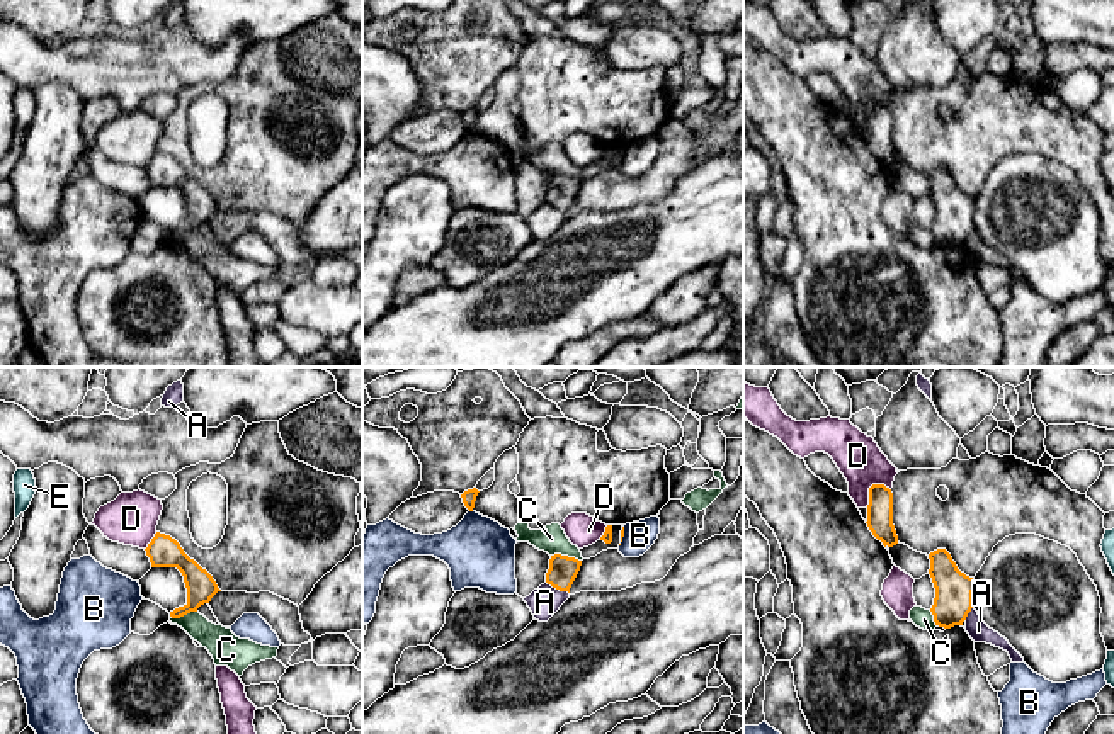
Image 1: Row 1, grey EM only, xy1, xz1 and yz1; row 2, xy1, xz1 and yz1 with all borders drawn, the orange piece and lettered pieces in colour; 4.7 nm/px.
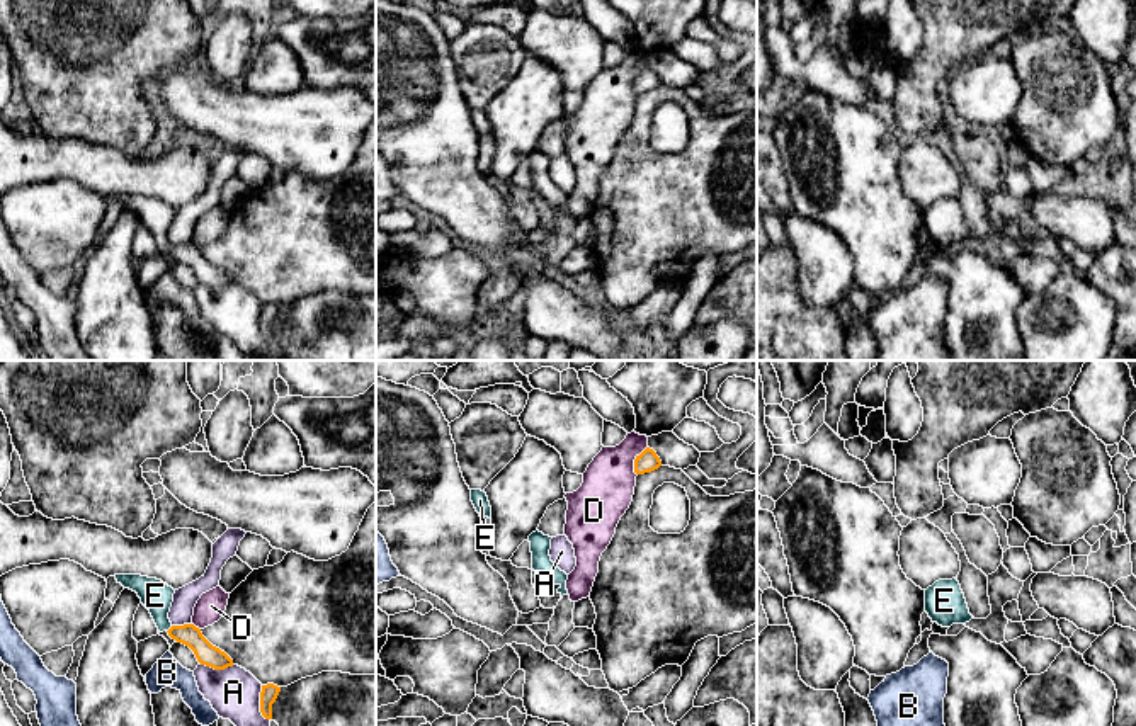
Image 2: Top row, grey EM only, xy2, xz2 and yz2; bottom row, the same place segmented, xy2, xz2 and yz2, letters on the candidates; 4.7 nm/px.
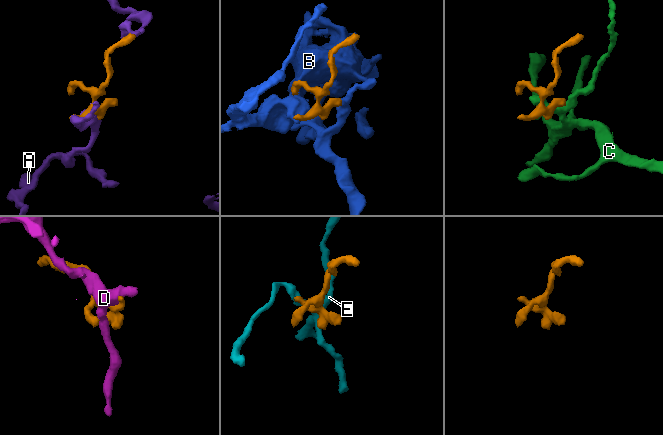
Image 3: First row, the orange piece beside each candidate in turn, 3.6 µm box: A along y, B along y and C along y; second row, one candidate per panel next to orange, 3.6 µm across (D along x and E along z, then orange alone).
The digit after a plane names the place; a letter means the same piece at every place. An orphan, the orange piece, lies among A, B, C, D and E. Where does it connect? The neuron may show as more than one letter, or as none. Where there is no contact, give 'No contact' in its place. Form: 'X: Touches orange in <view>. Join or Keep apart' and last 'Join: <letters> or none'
A: Touches orange in xy2. Keep apart
B: Touches orange in xz1. Keep apart
C: Touches orange in xz1. Keep apart
D: Touches orange in yz1. Keep apart
E: Touches orange in xy2. Join
Join: E

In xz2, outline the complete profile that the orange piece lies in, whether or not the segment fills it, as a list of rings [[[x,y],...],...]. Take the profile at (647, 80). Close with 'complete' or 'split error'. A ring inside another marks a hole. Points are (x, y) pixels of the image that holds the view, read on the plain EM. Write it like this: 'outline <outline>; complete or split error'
outline [[[646,66],[639,75],[634,78],[634,92],[645,94],[658,88],[662,85],[660,77],[650,66]]]; complete

